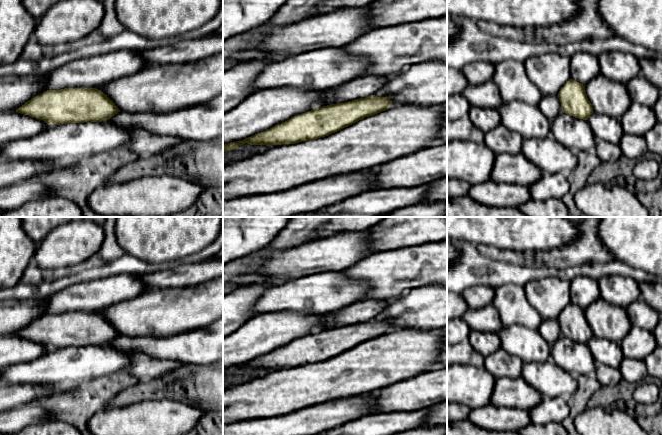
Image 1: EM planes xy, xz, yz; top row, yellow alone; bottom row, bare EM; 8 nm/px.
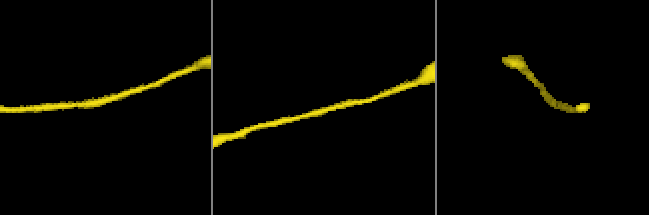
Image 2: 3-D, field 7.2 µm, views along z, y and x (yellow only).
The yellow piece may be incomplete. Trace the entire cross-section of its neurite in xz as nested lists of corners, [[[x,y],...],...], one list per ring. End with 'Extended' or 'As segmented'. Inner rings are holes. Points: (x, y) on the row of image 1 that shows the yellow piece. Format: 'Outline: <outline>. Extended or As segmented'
Outline: [[[371,95],[316,108],[291,117],[281,124],[242,141],[225,144],[223,153],[234,150],[245,143],[272,146],[316,140],[363,120],[365,117],[385,111],[390,108],[391,104],[392,101],[388,97]]]. As segmented

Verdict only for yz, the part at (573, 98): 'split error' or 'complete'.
complete

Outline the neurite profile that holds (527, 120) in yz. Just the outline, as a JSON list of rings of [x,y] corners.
[[[513,101],[499,107],[501,124],[523,139],[544,139],[551,134],[551,122],[538,105]]]

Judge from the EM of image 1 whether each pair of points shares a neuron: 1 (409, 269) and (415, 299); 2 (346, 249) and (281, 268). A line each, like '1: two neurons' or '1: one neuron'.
1: two neurons
2: one neuron

